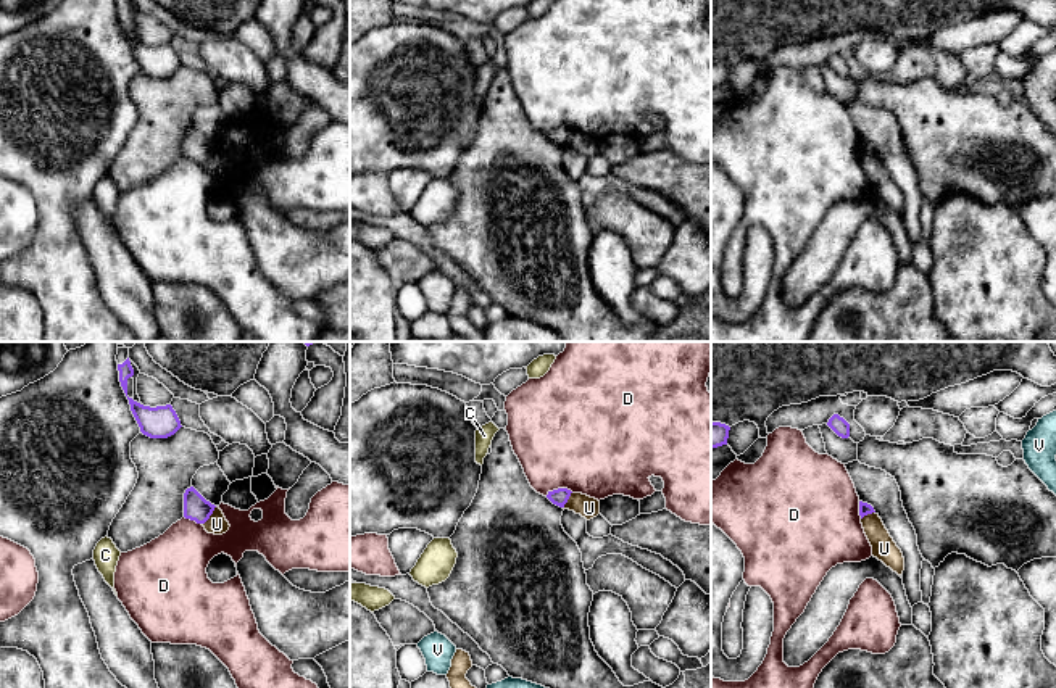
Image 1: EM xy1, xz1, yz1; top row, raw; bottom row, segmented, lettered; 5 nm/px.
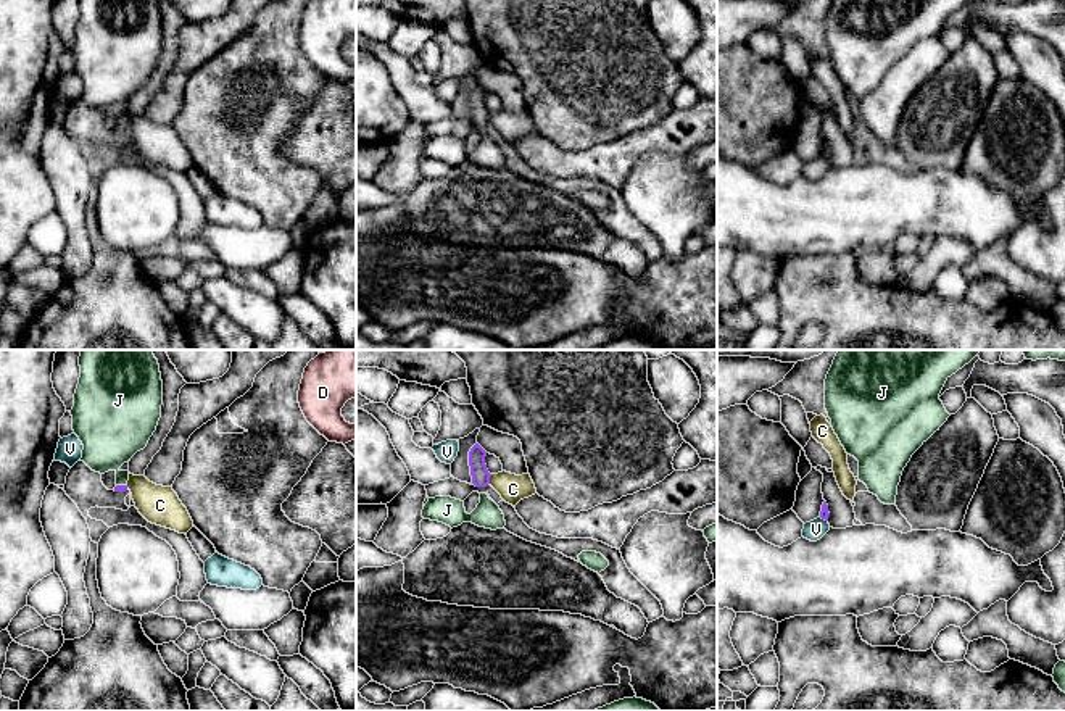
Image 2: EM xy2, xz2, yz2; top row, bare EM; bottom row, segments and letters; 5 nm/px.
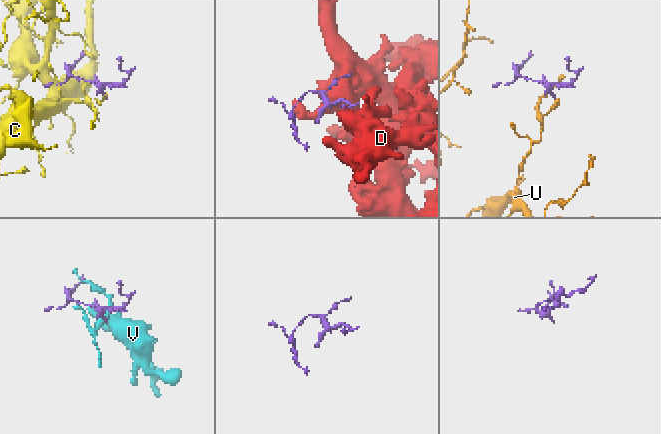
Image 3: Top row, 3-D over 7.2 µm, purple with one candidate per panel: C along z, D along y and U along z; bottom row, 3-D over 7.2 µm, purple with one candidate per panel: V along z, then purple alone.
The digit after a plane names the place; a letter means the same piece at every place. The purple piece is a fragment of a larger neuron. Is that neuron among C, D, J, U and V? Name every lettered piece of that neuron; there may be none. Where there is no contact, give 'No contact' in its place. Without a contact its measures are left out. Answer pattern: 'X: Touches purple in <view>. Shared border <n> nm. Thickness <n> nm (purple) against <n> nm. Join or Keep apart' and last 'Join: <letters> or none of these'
C: Touches purple in xz2. Shared border 50 nm. Thickness 100 nm (purple) against 140 nm. Keep apart
D: Touches purple in xz1. Shared border 140 nm. Thickness 90 nm (purple) against 500 nm. Keep apart
J: Touches purple in xy2. Shared border 60 nm. Thickness 30 nm (purple) against 280 nm. Join
U: Touches purple in xy1. Shared border 120 nm. Thickness 130 nm (purple) against 100 nm. Keep apart
V: Touches purple in yz2. Shared border 50 nm. Thickness 50 nm (purple) against 100 nm. Keep apart
Join: J

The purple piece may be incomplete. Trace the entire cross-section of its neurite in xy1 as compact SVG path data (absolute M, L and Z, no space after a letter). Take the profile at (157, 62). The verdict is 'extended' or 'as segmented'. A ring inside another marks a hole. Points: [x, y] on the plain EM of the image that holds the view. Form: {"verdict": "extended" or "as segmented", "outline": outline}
{"verdict": "as segmented", "outline": "M129 35L127 39L140 71L150 77L168 77L182 66L171 44L150 47Z"}

